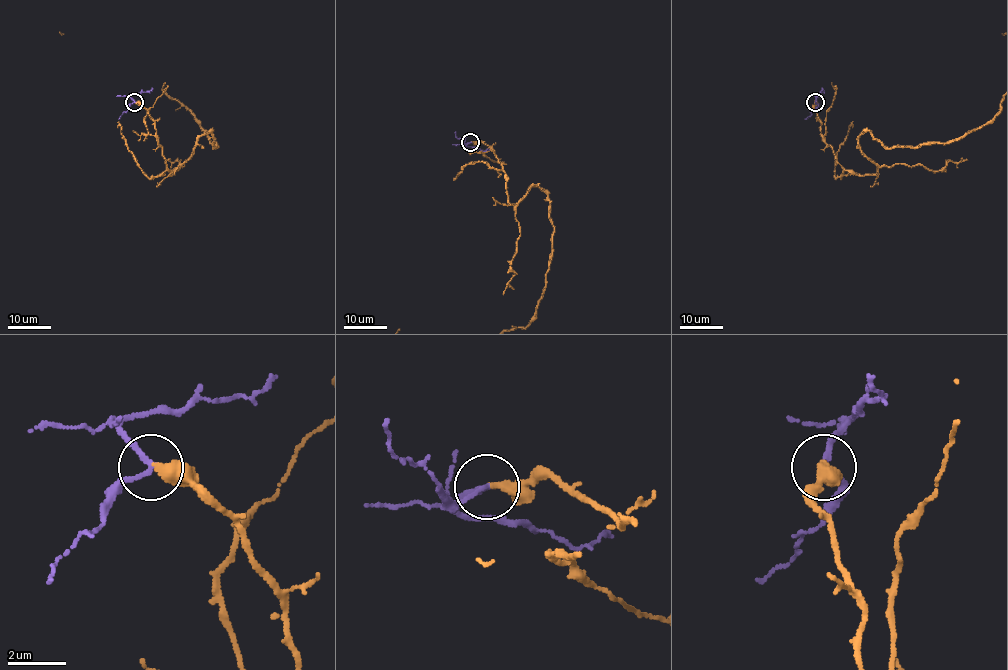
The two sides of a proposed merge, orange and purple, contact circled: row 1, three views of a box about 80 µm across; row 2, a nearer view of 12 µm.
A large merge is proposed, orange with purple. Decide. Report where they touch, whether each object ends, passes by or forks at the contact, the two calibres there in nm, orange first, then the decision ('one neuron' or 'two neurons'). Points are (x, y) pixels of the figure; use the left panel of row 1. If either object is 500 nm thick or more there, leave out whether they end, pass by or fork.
place (134, 102); orange ends; purple passes by; calibres 400 and 170 nm; one neuron

